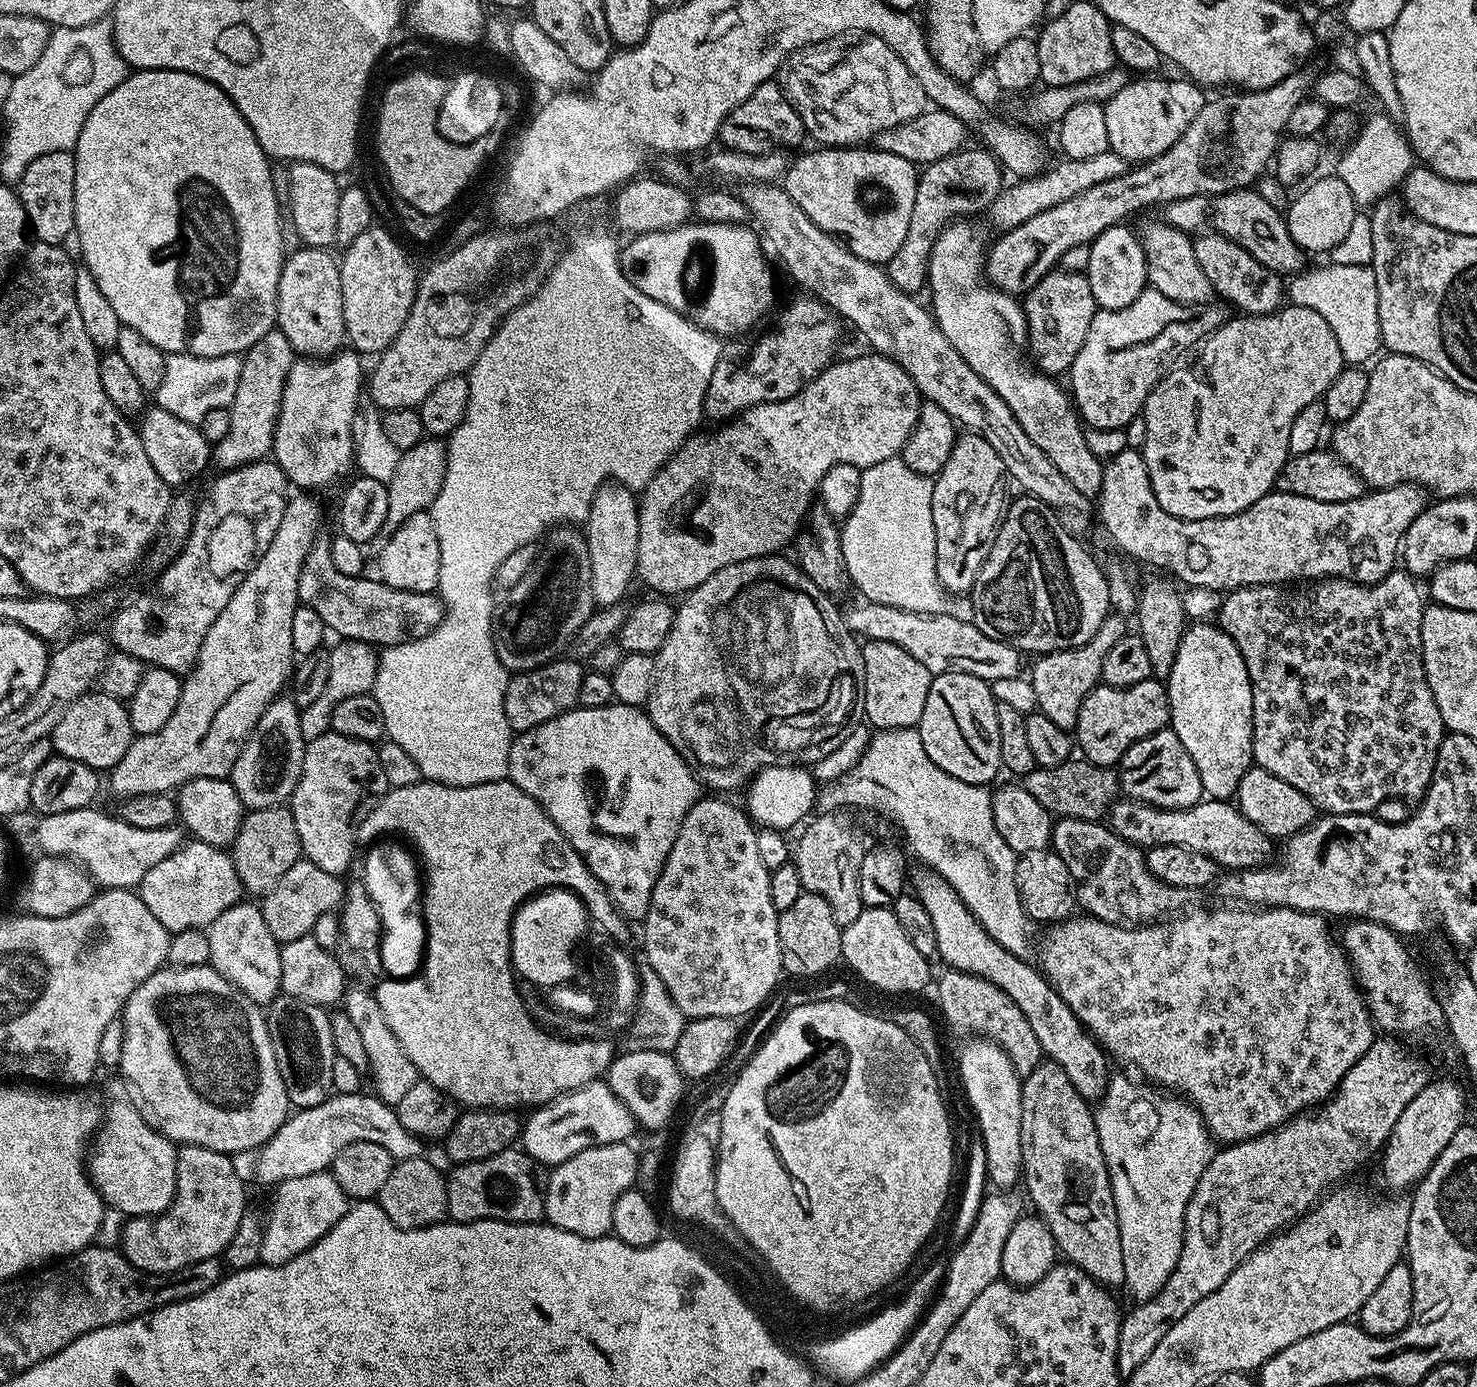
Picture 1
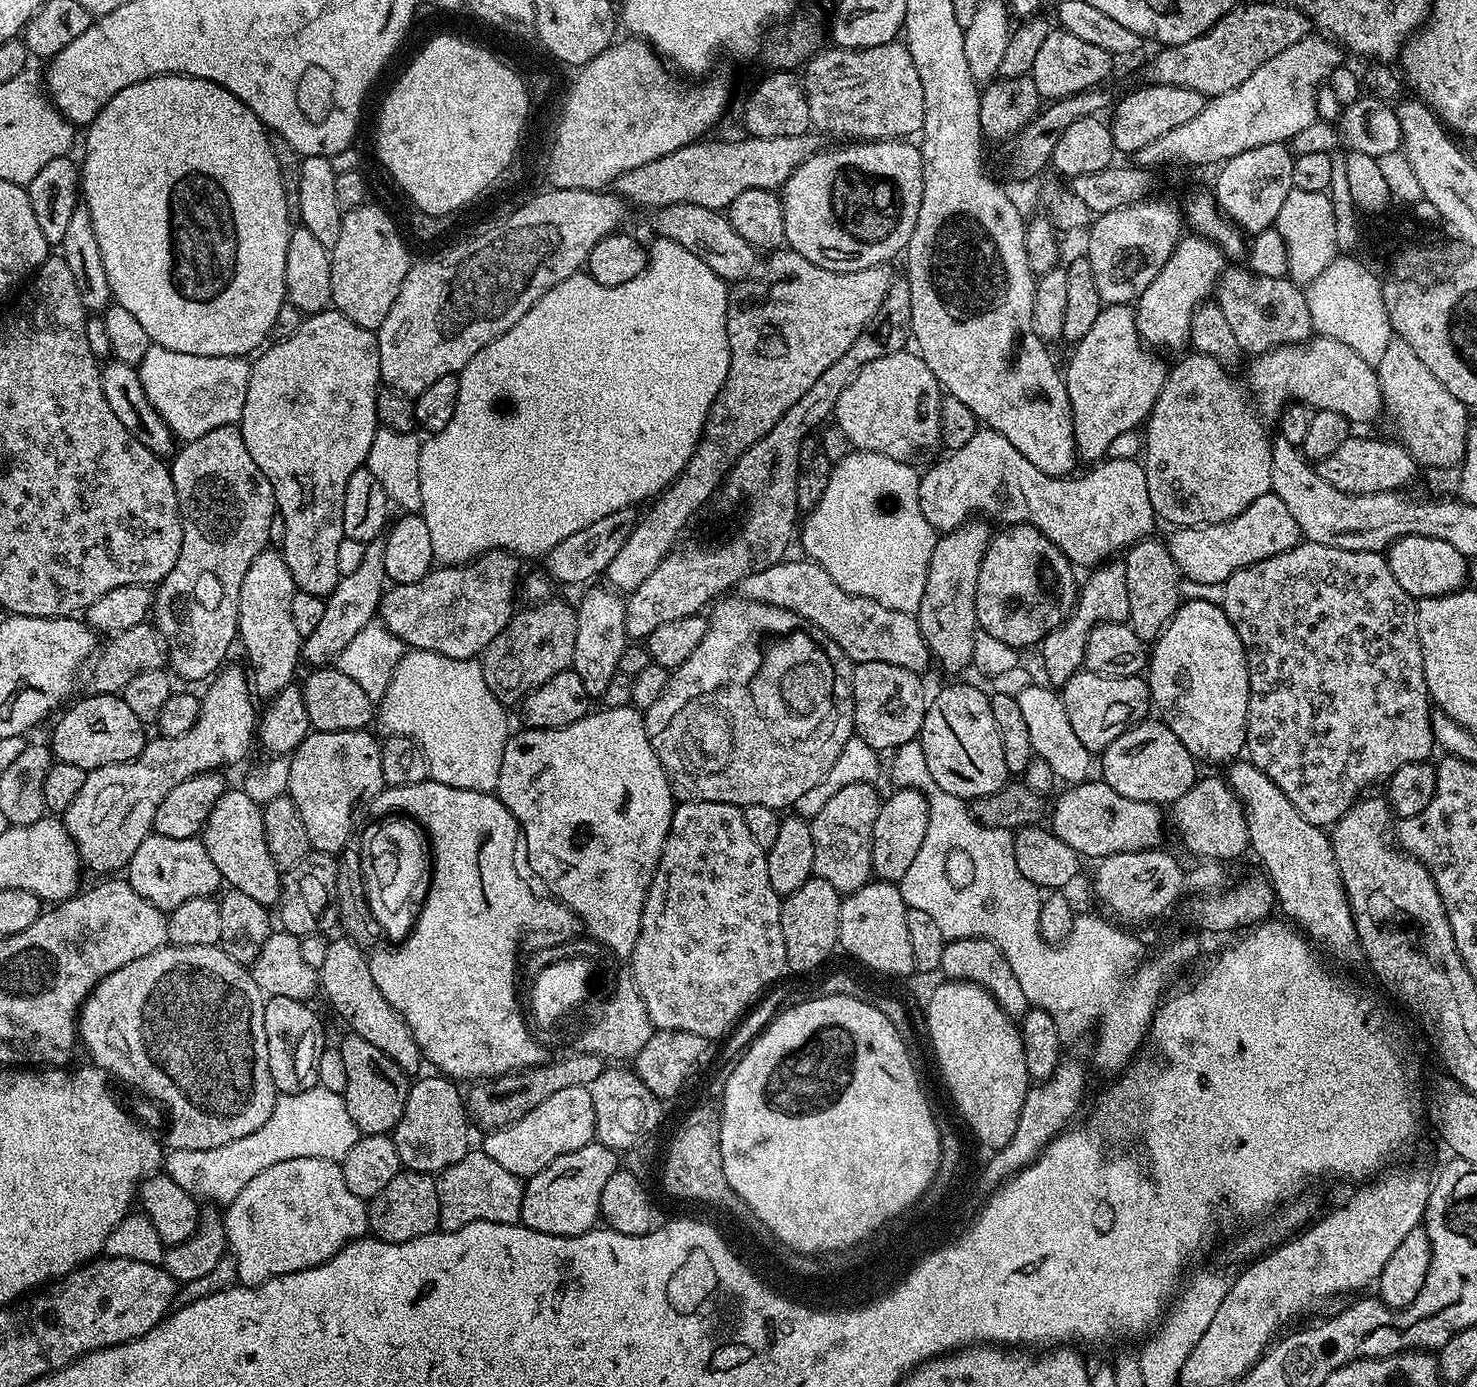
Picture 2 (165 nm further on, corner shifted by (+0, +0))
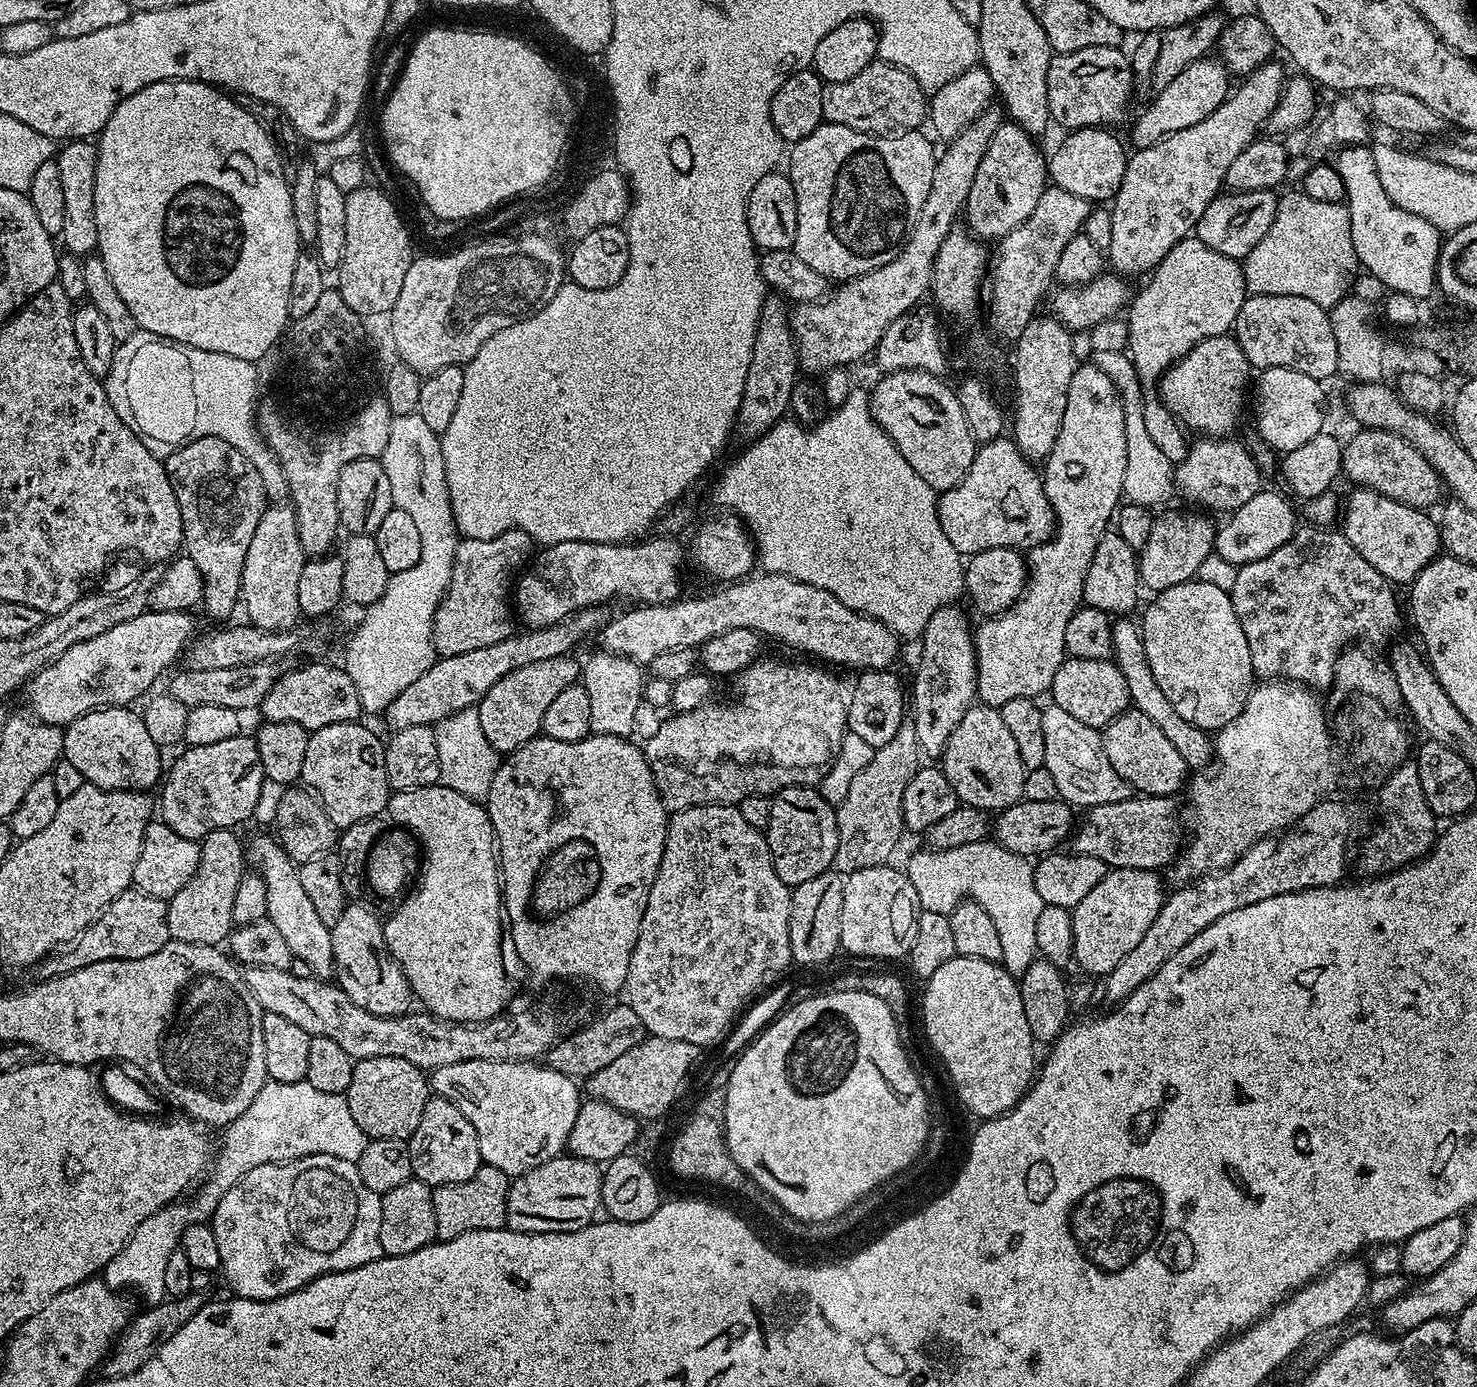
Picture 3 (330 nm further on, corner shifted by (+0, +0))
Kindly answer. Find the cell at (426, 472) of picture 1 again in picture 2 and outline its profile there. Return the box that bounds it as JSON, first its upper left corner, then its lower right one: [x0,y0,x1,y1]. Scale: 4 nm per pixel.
[300,539,389,666]

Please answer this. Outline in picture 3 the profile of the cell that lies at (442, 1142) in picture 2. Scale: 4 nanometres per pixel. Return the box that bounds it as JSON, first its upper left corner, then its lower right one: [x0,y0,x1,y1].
[406,1095,481,1188]

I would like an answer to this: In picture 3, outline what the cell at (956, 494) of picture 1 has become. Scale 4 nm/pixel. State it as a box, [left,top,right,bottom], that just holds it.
[910,606,977,757]

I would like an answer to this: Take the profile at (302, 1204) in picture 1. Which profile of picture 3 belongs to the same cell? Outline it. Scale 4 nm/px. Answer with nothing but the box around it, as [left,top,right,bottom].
[210,1154,384,1300]

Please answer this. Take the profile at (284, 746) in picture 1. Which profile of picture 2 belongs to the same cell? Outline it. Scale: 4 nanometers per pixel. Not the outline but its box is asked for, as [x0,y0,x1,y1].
[238,550,302,698]

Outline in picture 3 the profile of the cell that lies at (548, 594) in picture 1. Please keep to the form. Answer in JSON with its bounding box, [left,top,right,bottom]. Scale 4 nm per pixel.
[476,655,581,752]

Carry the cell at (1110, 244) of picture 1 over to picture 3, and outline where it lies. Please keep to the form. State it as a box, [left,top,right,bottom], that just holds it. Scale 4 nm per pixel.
[1106,62,1286,278]

